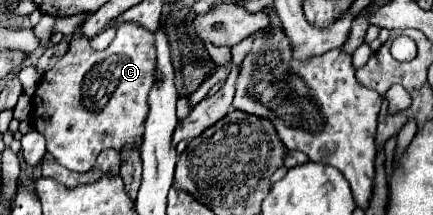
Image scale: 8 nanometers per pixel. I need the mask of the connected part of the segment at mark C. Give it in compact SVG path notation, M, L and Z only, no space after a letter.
M125 22L117 28L113 42L103 50L95 52L87 38L71 40L67 54L43 74L39 86L33 95L33 126L39 130L47 142L53 158L75 172L89 172L95 164L95 158L101 150L113 148L121 150L123 146L141 144L143 124L147 116L147 94L155 80L155 50L153 34L141 28L135 22Z

